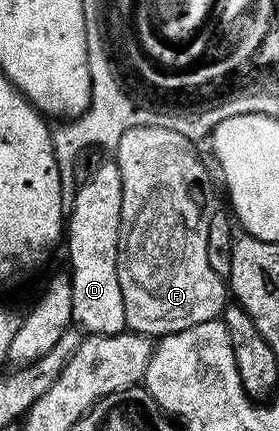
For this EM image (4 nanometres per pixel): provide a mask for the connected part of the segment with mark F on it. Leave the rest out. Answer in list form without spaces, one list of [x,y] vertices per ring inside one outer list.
[[[140,125],[128,129],[124,137],[120,137],[116,148],[116,162],[120,169],[120,181],[122,182],[122,204],[120,205],[120,237],[118,238],[118,276],[120,277],[120,293],[124,293],[124,317],[127,328],[131,332],[147,337],[161,337],[171,335],[177,331],[183,331],[189,327],[200,325],[204,321],[212,321],[219,318],[223,307],[228,302],[228,287],[223,276],[217,275],[212,270],[212,264],[208,261],[208,225],[210,215],[206,211],[206,167],[202,164],[200,156],[194,152],[195,144],[188,137],[181,136],[173,129],[156,129],[156,125]]]

